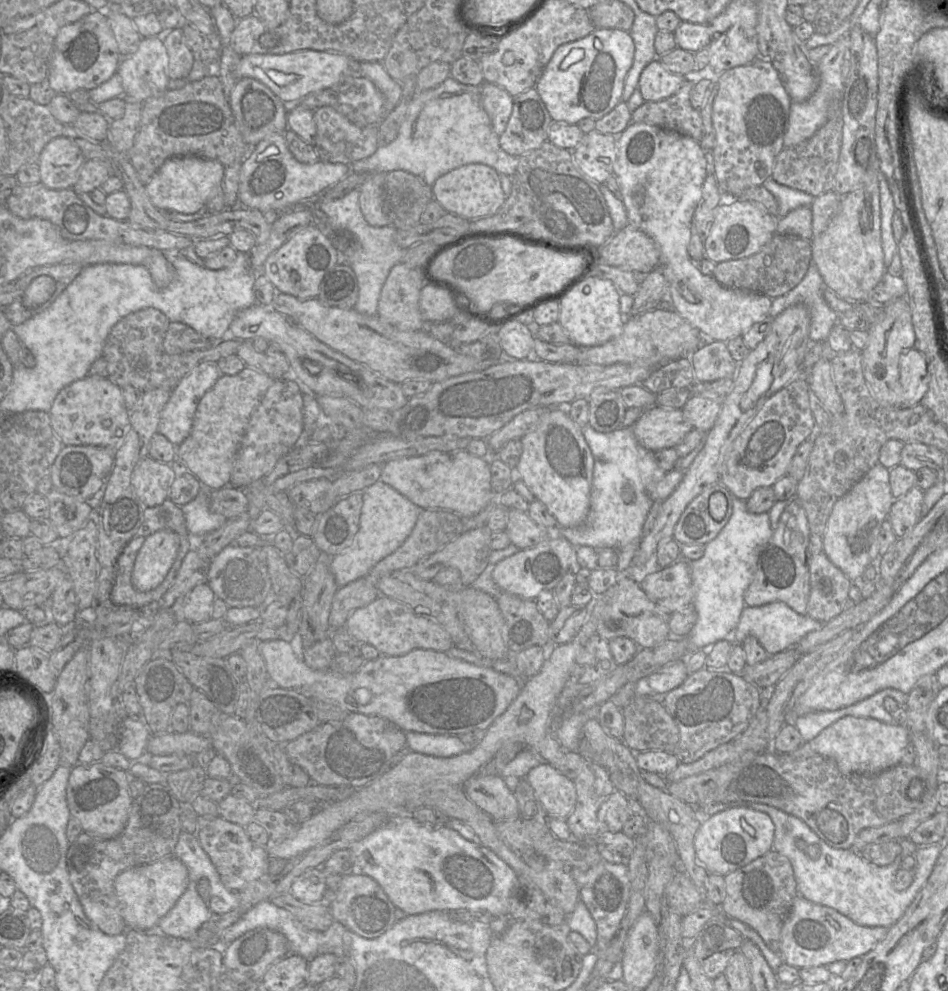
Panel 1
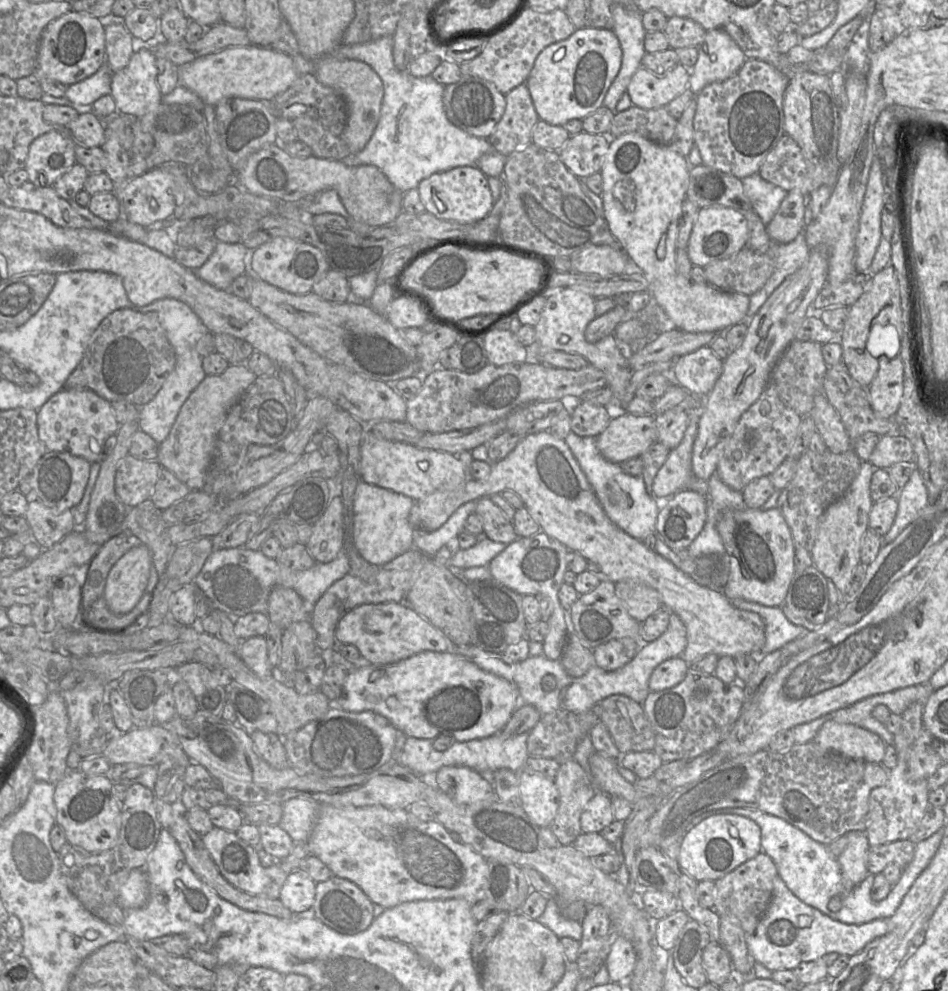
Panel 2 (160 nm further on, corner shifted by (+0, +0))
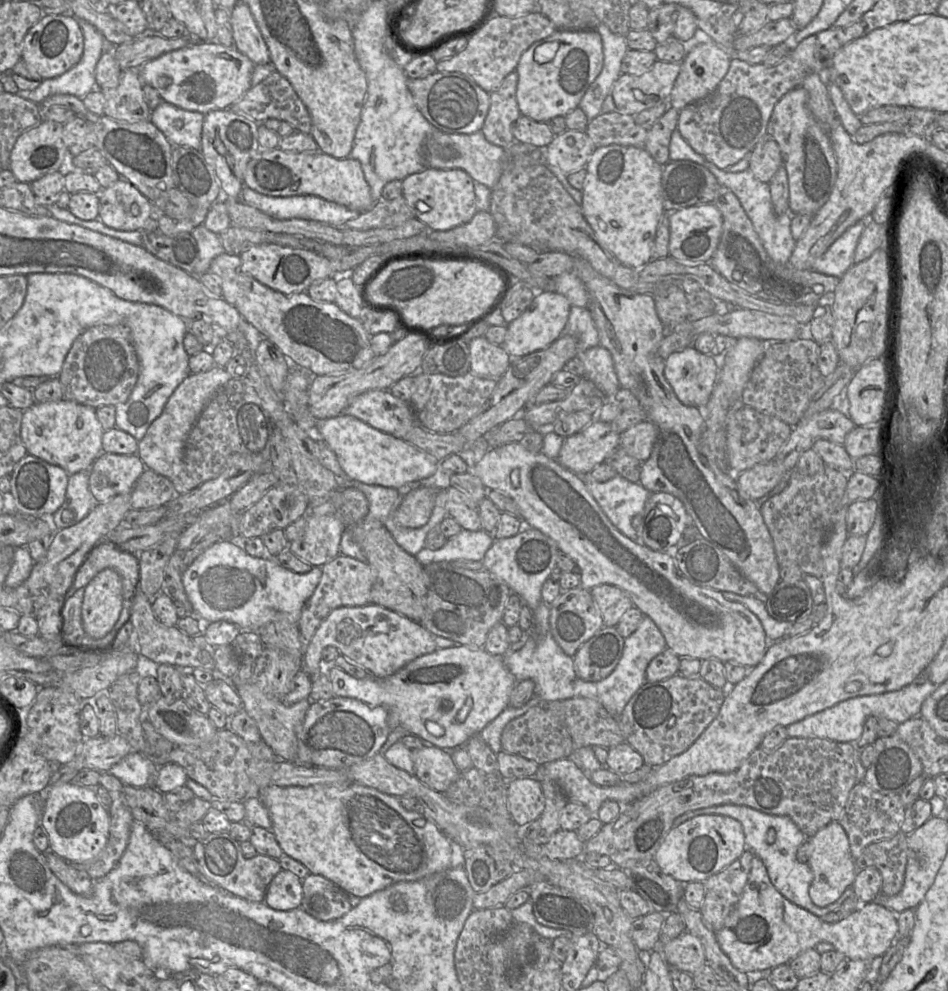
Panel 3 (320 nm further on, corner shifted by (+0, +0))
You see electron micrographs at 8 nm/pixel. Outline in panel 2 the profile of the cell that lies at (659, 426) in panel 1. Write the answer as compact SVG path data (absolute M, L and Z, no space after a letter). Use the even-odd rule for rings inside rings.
M655 415L616 416L596 439L599 452L611 462L637 458L657 442Z

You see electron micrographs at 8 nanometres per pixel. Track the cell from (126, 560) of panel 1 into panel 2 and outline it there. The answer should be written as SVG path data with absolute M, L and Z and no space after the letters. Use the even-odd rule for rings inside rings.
M123 531L121 534L107 541L90 561L84 584L81 587L82 617L80 617L80 624L82 627L101 633L122 634L128 626L138 619L138 617L148 613L152 593L159 580L159 575L153 564L151 566L150 576L145 593L130 612L122 615L113 614L108 609L105 599L103 598L107 576L111 568L123 555L140 544L141 541L136 536L128 531Z

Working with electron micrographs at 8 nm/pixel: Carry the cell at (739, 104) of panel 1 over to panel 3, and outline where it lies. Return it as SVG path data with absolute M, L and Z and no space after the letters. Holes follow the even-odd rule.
M862 19L846 27L830 27L802 40L780 63L768 66L750 64L733 57L730 67L718 86L706 97L697 100L679 111L677 130L690 147L719 169L726 169L748 156L755 145L767 134L767 125L775 104L788 91L801 86L806 76L827 71L835 53L844 45L865 34Z

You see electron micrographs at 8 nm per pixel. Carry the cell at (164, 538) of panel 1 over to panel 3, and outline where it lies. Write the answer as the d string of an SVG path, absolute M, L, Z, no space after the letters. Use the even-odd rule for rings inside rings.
M104 569L84 587L81 618L85 633L94 639L106 636L122 610L122 580L117 572Z

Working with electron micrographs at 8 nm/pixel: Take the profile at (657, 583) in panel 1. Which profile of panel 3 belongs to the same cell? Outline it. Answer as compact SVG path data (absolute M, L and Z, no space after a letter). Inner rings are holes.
M601 584L591 588L590 593L600 610L604 627L615 627L622 615L634 607L630 596L614 585Z

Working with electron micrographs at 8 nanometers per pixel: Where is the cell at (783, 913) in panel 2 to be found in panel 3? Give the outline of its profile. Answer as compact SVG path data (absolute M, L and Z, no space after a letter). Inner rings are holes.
M756 855L752 860L748 880L740 900L732 907L724 926L716 932L721 949L729 957L733 966L742 972L772 969L778 965L788 964L797 955L807 949L815 948L820 942L833 944L834 949L843 953L846 959L871 961L874 958L881 958L898 934L897 914L874 901L866 903L837 923L823 921L784 897L771 883L764 862Z

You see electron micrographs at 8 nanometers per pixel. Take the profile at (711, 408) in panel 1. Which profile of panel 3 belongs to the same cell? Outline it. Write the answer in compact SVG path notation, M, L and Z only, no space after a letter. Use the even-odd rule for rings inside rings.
M645 420L620 434L619 449L627 455L644 462L650 457L657 436L657 426Z

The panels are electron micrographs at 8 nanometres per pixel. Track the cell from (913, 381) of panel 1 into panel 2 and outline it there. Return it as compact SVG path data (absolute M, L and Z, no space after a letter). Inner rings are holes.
M899 356L879 362L879 369L867 392L874 413L893 418L903 395L904 366Z

